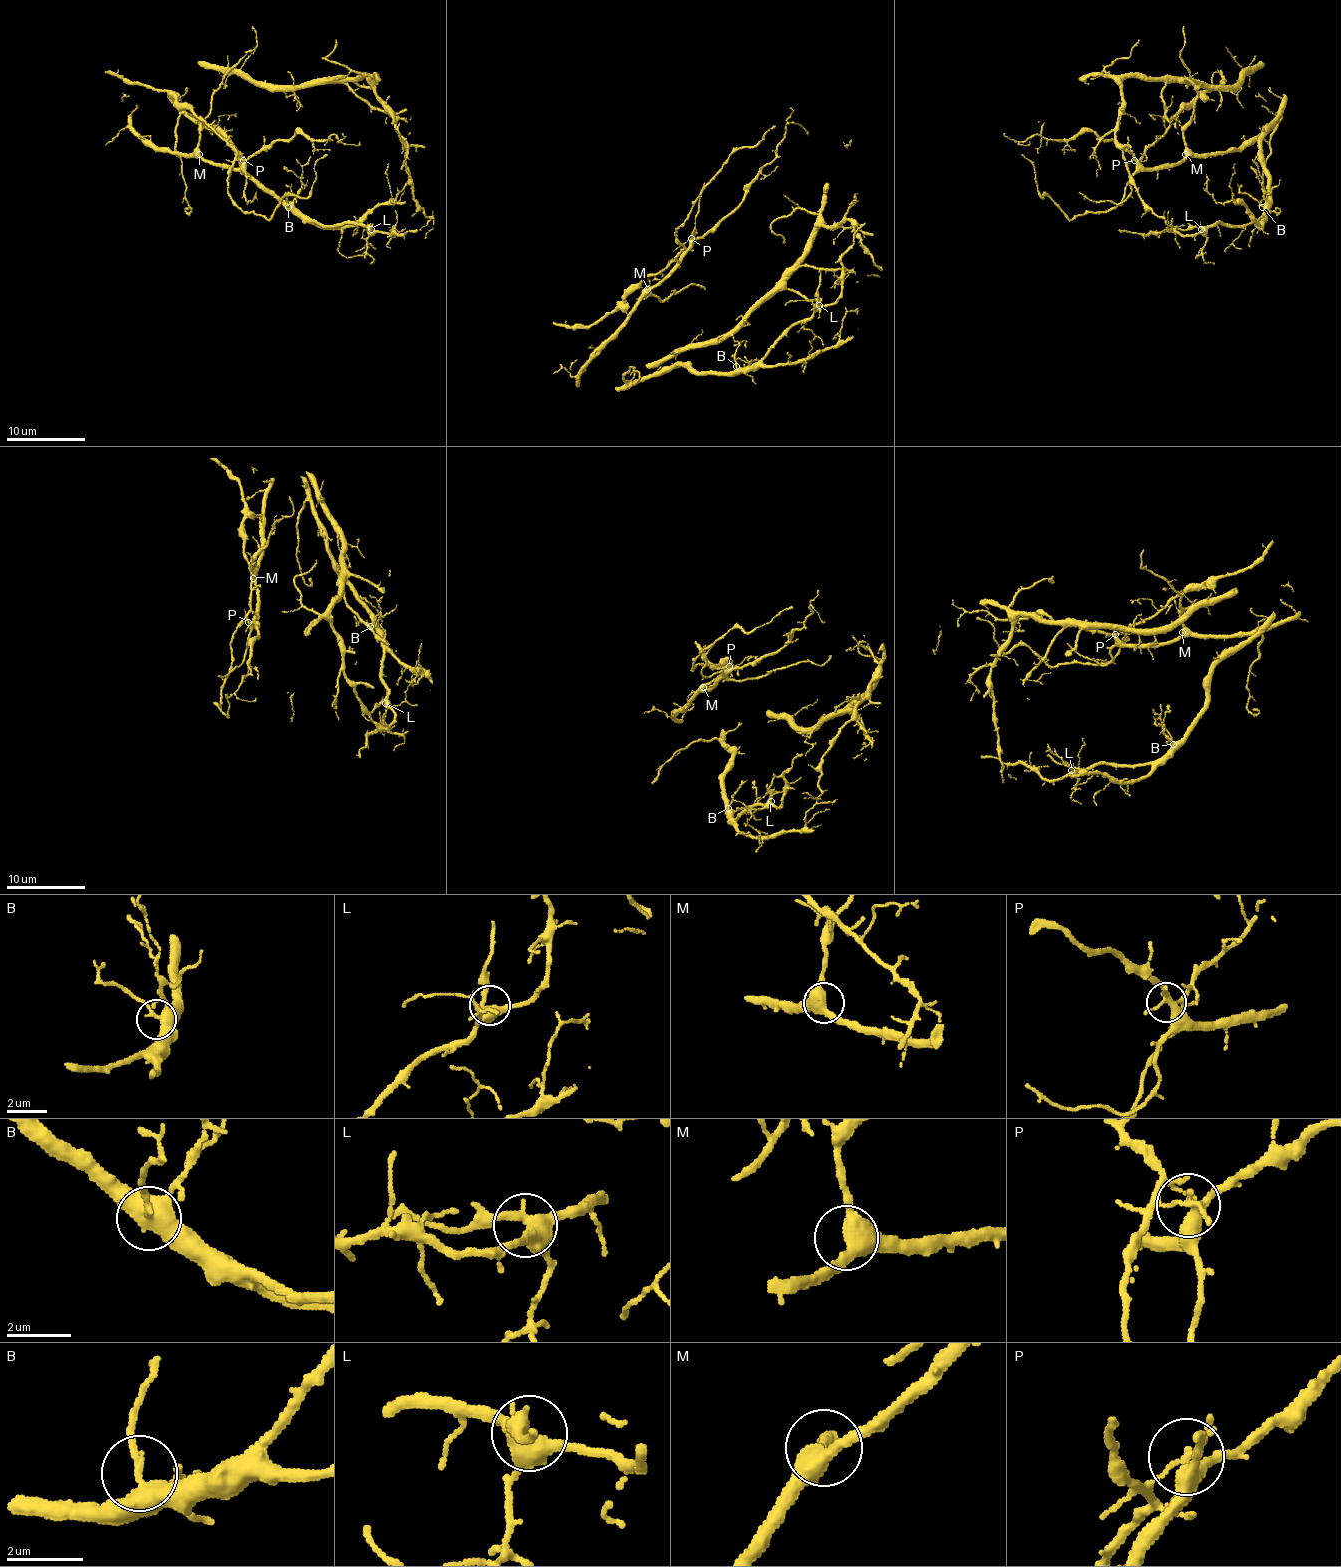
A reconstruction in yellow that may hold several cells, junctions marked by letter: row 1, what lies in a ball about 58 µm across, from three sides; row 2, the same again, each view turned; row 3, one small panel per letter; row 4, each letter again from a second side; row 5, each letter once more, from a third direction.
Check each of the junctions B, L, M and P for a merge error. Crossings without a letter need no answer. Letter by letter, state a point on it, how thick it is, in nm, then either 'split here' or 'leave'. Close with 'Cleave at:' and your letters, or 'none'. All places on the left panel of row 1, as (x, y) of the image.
B: place (288, 207); calibre 300 nm; leave
L: place (371, 229); calibre 460 nm; leave
M: place (199, 154); calibre 420 nm; leave
P: place (243, 160); calibre 260 nm; split here
Cleave at: P

